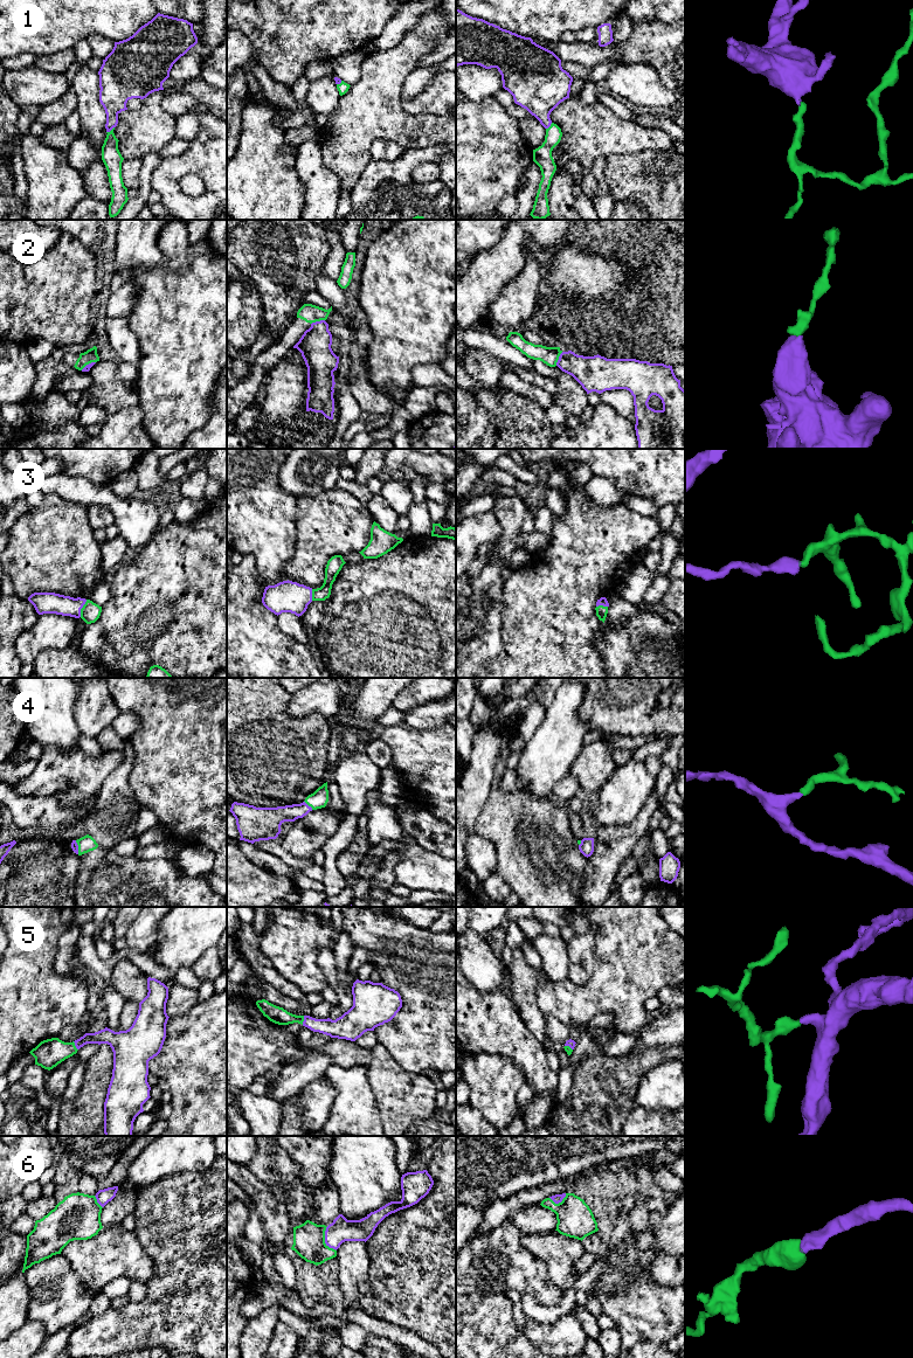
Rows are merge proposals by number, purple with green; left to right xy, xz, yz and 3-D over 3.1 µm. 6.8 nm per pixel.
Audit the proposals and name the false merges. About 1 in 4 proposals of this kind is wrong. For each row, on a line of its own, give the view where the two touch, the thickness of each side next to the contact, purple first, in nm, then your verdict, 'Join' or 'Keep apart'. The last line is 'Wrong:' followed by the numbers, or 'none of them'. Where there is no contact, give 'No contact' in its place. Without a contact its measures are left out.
1: Touches purple in xy. Thickness 200 nm (purple) against 140 nm. Join
2: Touches purple in xz. Thickness 220 nm (purple) against 130 nm. Keep apart
3: Touches purple in xy. Thickness 140 nm (purple) against 140 nm. Join
4: Touches purple in xz. Thickness 140 nm (purple) against 120 nm. Join
5: Touches purple in xz. Thickness 130 nm (purple) against 120 nm. Join
6: Touches purple in xz. Thickness 160 nm (purple) against 220 nm. Join
Wrong: 2

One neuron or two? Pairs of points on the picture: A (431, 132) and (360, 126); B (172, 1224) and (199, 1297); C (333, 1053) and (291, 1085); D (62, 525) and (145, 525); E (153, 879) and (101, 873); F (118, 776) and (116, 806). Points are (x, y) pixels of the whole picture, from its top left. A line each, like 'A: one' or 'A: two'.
A: one
B: one
C: one
D: two
E: one
F: one

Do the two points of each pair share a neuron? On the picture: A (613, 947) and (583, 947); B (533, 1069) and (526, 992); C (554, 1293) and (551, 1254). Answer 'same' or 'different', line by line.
A: different
B: different
C: different

